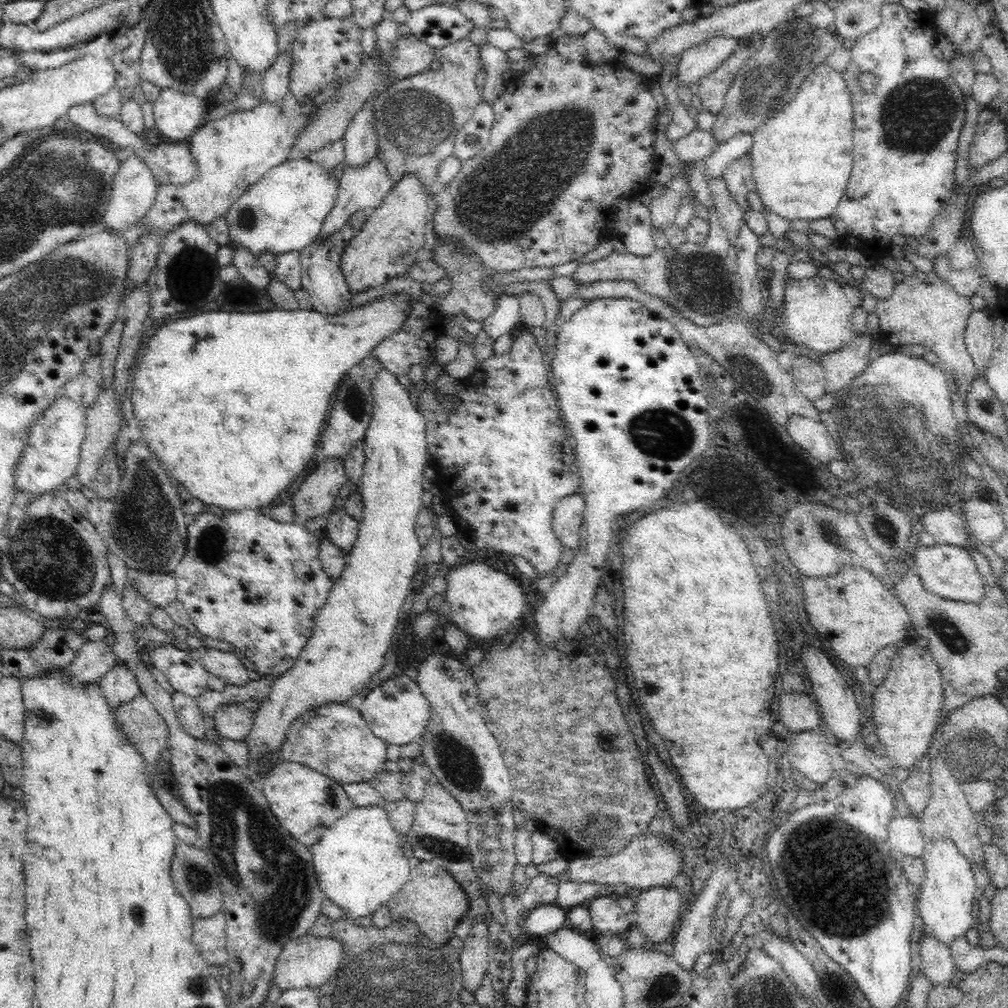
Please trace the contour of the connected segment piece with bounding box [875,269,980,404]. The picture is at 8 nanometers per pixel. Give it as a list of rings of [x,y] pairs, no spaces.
[[[918,269],[900,284],[895,284],[892,296],[877,299],[875,306],[881,339],[892,347],[913,342],[924,346],[927,351],[933,351],[938,356],[940,365],[954,375],[959,397],[964,404],[972,380],[980,376],[963,339],[972,311],[970,297],[960,296],[948,282],[938,278],[934,270],[924,273]]]

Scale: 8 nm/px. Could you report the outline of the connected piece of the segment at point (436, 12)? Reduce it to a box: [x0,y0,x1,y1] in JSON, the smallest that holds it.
[405,4,474,49]

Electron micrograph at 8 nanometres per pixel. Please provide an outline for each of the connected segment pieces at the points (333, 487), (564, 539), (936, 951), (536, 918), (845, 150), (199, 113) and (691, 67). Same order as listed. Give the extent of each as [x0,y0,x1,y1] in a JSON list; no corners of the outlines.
[[291,457,347,523],[552,493,585,551],[921,934,955,986],[520,904,566,941],[749,63,852,220],[153,89,211,142],[677,36,742,86]]

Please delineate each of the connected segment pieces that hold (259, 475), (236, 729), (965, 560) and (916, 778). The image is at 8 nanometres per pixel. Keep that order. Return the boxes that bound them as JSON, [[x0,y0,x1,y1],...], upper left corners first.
[[131,293,411,516],[212,703,254,741],[915,543,986,603],[899,756,930,812]]

